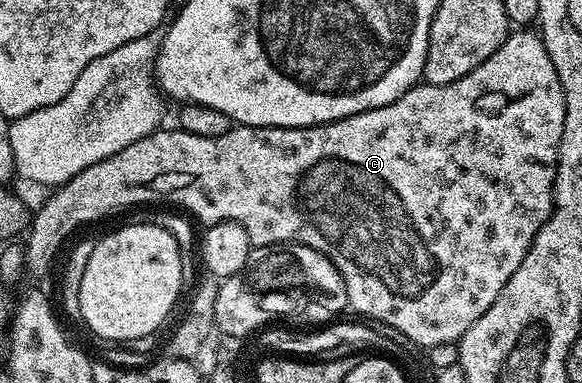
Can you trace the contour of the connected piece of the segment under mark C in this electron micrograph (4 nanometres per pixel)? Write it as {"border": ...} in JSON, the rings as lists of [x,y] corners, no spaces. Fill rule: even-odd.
{"border":[[[518,28],[507,38],[506,43],[484,64],[472,68],[460,80],[452,84],[415,84],[401,94],[392,104],[365,110],[335,122],[321,126],[240,126],[231,125],[228,132],[220,136],[196,136],[181,128],[153,130],[148,136],[128,144],[121,152],[107,160],[100,160],[92,167],[82,169],[72,180],[57,187],[52,195],[33,213],[28,240],[25,239],[26,268],[31,275],[42,274],[54,262],[64,240],[78,227],[96,222],[116,210],[128,206],[138,206],[141,202],[171,202],[183,206],[190,214],[195,214],[202,224],[215,222],[235,222],[248,232],[251,247],[298,243],[307,245],[330,258],[332,264],[343,277],[347,286],[349,309],[355,310],[366,320],[383,322],[398,334],[403,334],[410,342],[429,348],[434,345],[457,343],[459,338],[492,308],[496,296],[512,280],[512,272],[524,264],[524,256],[532,248],[540,228],[550,219],[554,211],[554,181],[558,171],[558,149],[560,136],[564,132],[564,88],[558,79],[556,68],[544,48],[541,37],[533,29]]]}

